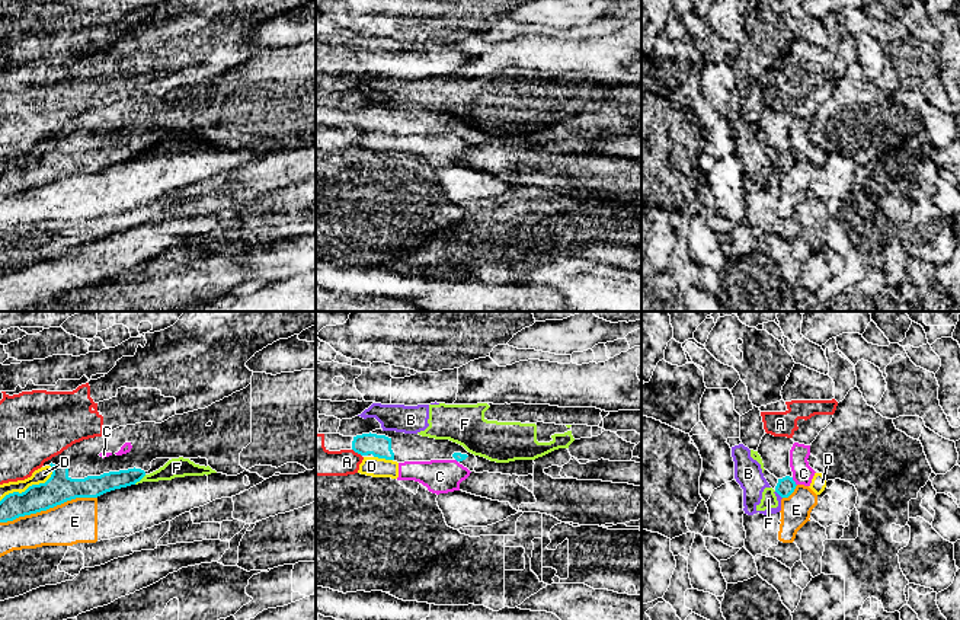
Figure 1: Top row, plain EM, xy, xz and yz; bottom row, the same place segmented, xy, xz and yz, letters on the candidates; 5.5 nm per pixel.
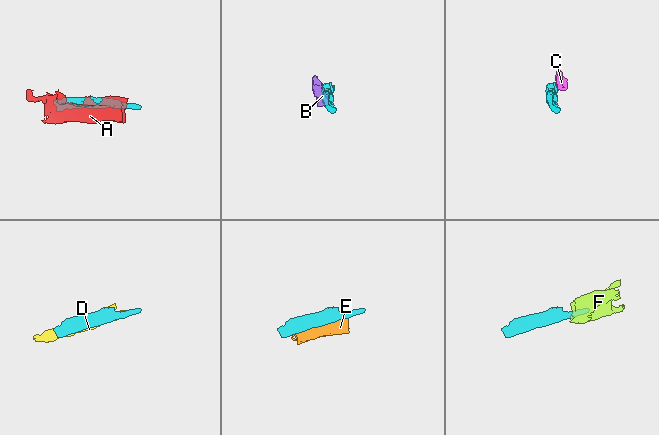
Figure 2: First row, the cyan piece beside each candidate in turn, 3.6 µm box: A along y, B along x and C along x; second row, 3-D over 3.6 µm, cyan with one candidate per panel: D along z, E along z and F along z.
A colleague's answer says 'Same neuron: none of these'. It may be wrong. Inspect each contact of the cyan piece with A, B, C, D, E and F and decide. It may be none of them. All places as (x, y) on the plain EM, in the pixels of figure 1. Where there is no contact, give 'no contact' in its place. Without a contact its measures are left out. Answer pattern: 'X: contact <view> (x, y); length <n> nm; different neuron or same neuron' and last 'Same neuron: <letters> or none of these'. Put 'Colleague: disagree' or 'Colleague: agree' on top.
Colleague: agree
A: contact xz (357, 125); length 70 nm; different neuron
B: contact yz (778, 168); length 60 nm; different neuron
C: contact yz (794, 156); length 50 nm; different neuron
D: contact xy (29, 160); length 340 nm; different neuron
E: contact xy (48, 182); length 550 nm; different neuron
F: contact xy (140, 153); length 90 nm; different neuron
Same neuron: none of these

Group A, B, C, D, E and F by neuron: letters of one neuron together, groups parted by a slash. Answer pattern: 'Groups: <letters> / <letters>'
Groups: A / B F / C D / E

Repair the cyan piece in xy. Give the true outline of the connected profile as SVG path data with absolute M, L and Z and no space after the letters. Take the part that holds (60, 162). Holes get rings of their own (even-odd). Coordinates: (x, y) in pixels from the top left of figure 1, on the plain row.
M52 137L49 140L52 148L45 157L32 159L22 167L9 167L0 175L0 196L47 185L76 172L97 172L106 166L135 159L145 150L144 144L134 141L71 153L67 140Z

